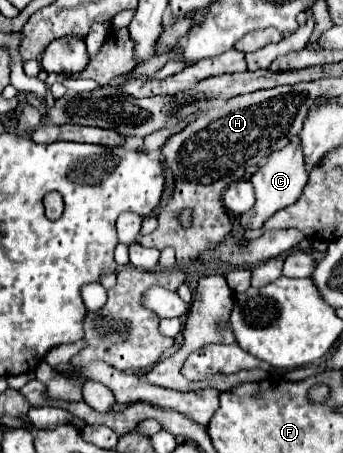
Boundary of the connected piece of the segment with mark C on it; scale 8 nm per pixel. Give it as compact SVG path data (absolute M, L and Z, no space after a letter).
M295 138L293 142L289 142L281 150L273 150L267 156L265 166L251 176L251 184L255 188L257 202L255 202L255 206L249 212L243 212L239 216L239 220L241 220L243 228L261 228L263 222L267 218L271 218L277 210L281 210L283 206L295 204L299 194L303 192L303 188L307 184L307 166L305 166L305 158L303 158L303 150L301 150L299 138Z

